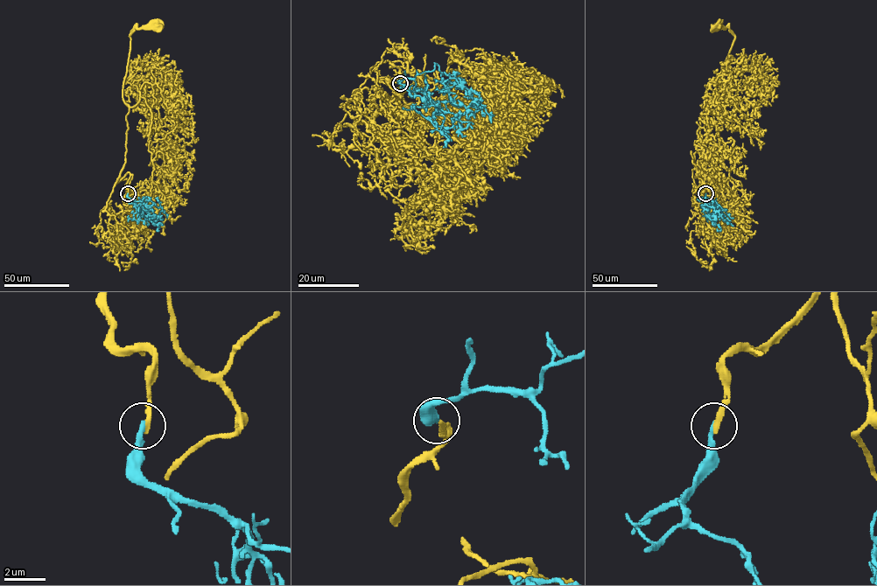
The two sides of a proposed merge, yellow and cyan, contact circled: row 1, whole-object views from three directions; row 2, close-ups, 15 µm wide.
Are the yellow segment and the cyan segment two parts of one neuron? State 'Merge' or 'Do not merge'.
Merge

